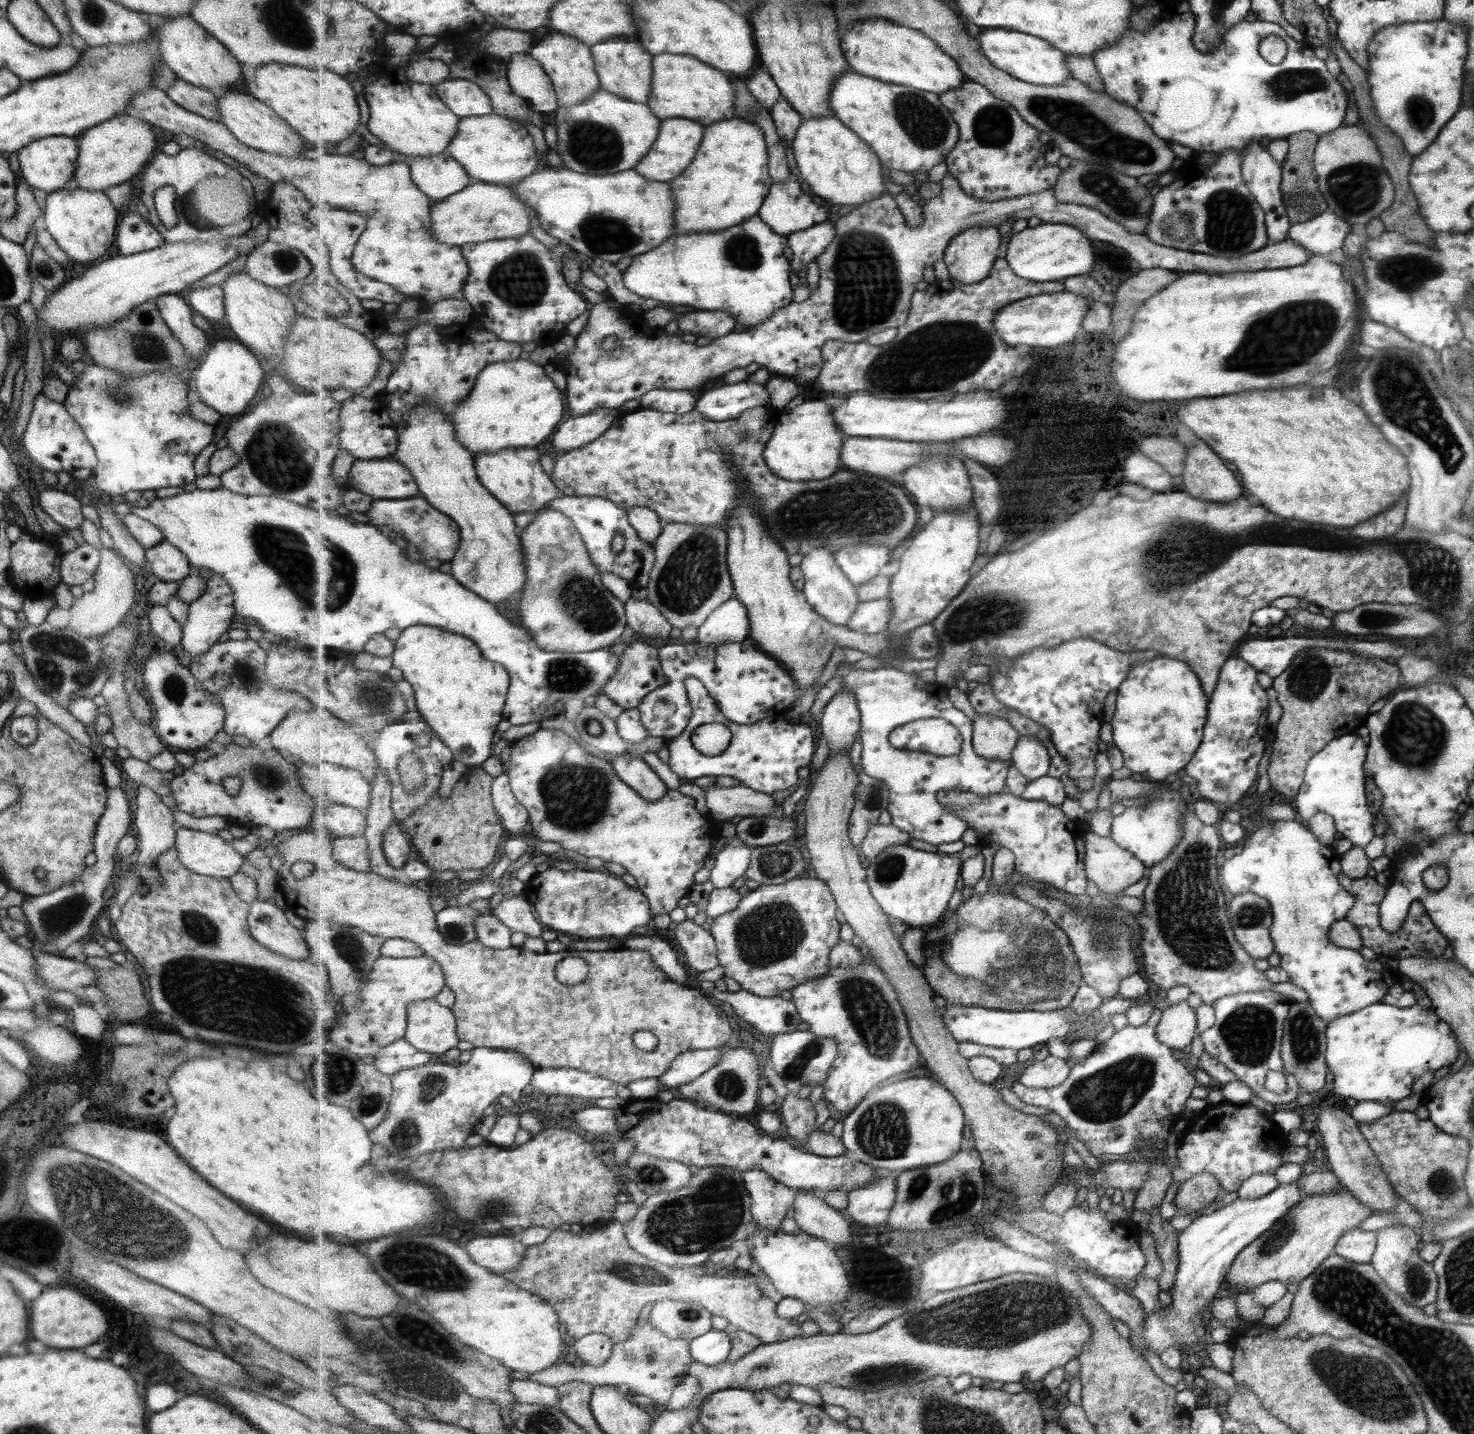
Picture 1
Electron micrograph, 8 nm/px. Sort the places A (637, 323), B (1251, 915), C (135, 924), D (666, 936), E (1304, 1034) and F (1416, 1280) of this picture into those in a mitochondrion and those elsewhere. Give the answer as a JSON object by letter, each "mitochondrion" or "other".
{"A":"other","B":"mitochondrion","C":"other","D":"other","E":"mitochondrion","F":"mitochondrion"}

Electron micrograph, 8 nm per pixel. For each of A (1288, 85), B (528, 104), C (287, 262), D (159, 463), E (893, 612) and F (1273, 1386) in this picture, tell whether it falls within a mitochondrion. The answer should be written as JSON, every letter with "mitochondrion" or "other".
{"A":"mitochondrion","B":"other","C":"mitochondrion","D":"other","E":"other","F":"other"}

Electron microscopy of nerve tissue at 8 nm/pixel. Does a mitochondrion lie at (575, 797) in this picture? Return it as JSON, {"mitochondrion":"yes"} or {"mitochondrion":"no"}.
{"mitochondrion":"yes"}

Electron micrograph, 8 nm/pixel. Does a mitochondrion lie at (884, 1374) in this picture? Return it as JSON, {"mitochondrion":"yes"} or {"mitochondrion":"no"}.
{"mitochondrion":"yes"}

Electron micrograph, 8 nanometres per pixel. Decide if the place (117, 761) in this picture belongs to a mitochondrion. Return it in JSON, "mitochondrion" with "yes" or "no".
{"mitochondrion":"no"}

